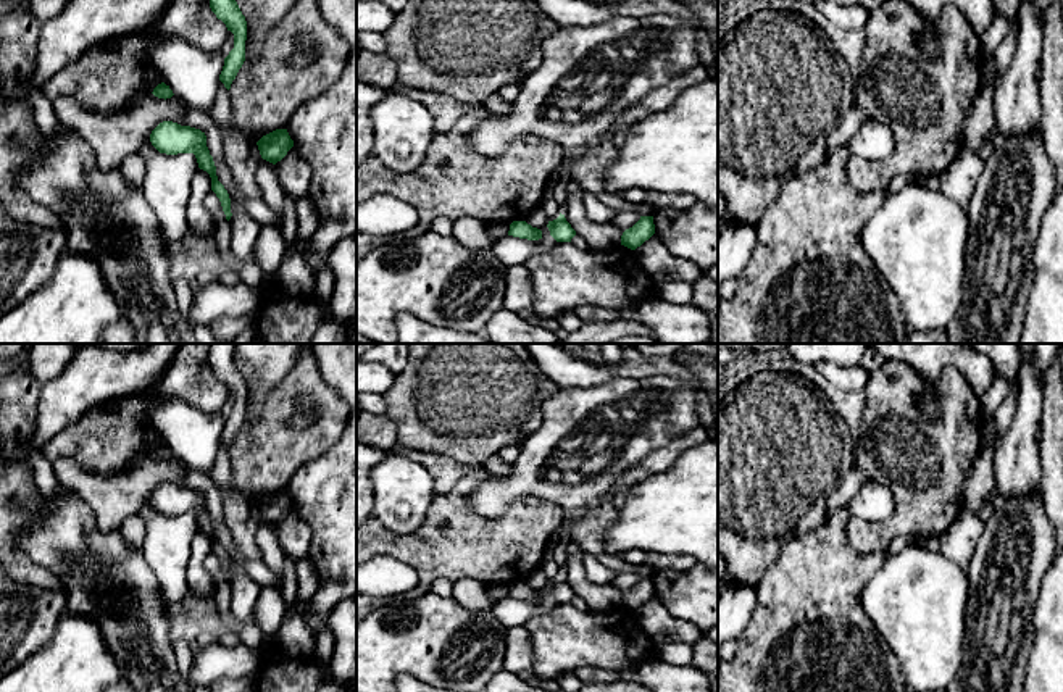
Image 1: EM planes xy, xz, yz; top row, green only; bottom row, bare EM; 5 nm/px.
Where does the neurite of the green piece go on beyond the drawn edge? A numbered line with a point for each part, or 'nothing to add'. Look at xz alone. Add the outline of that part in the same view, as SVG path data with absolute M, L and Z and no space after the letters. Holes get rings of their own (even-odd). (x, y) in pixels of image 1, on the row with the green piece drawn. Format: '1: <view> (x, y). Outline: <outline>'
nothing to add

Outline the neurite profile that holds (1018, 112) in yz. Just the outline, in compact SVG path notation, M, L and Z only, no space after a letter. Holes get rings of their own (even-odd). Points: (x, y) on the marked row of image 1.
M1019 0L1018 40L1011 65L994 89L995 123L1000 135L1028 135L1040 131L1039 103L1044 24L1032 0Z

